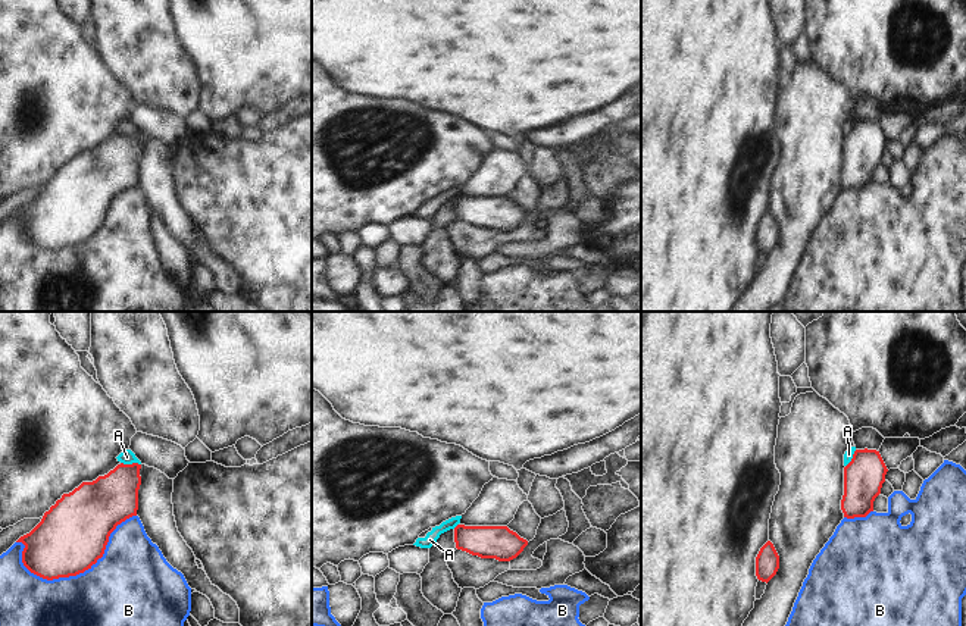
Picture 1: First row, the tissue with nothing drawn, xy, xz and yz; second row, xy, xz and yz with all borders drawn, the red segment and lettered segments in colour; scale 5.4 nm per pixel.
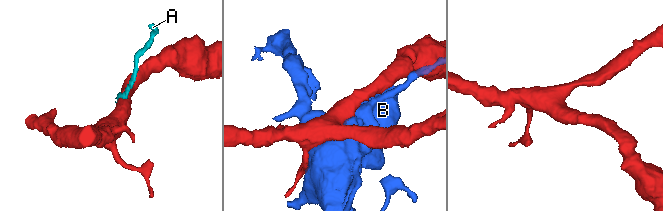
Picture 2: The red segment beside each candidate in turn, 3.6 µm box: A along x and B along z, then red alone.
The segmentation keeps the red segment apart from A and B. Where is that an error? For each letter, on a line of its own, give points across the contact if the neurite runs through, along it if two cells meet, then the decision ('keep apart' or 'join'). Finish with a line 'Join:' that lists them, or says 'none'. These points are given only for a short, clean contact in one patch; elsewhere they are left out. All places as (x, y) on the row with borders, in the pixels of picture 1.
A: along xy (121, 462), (140, 465) | keep apart
B: keep apart
Join: none

